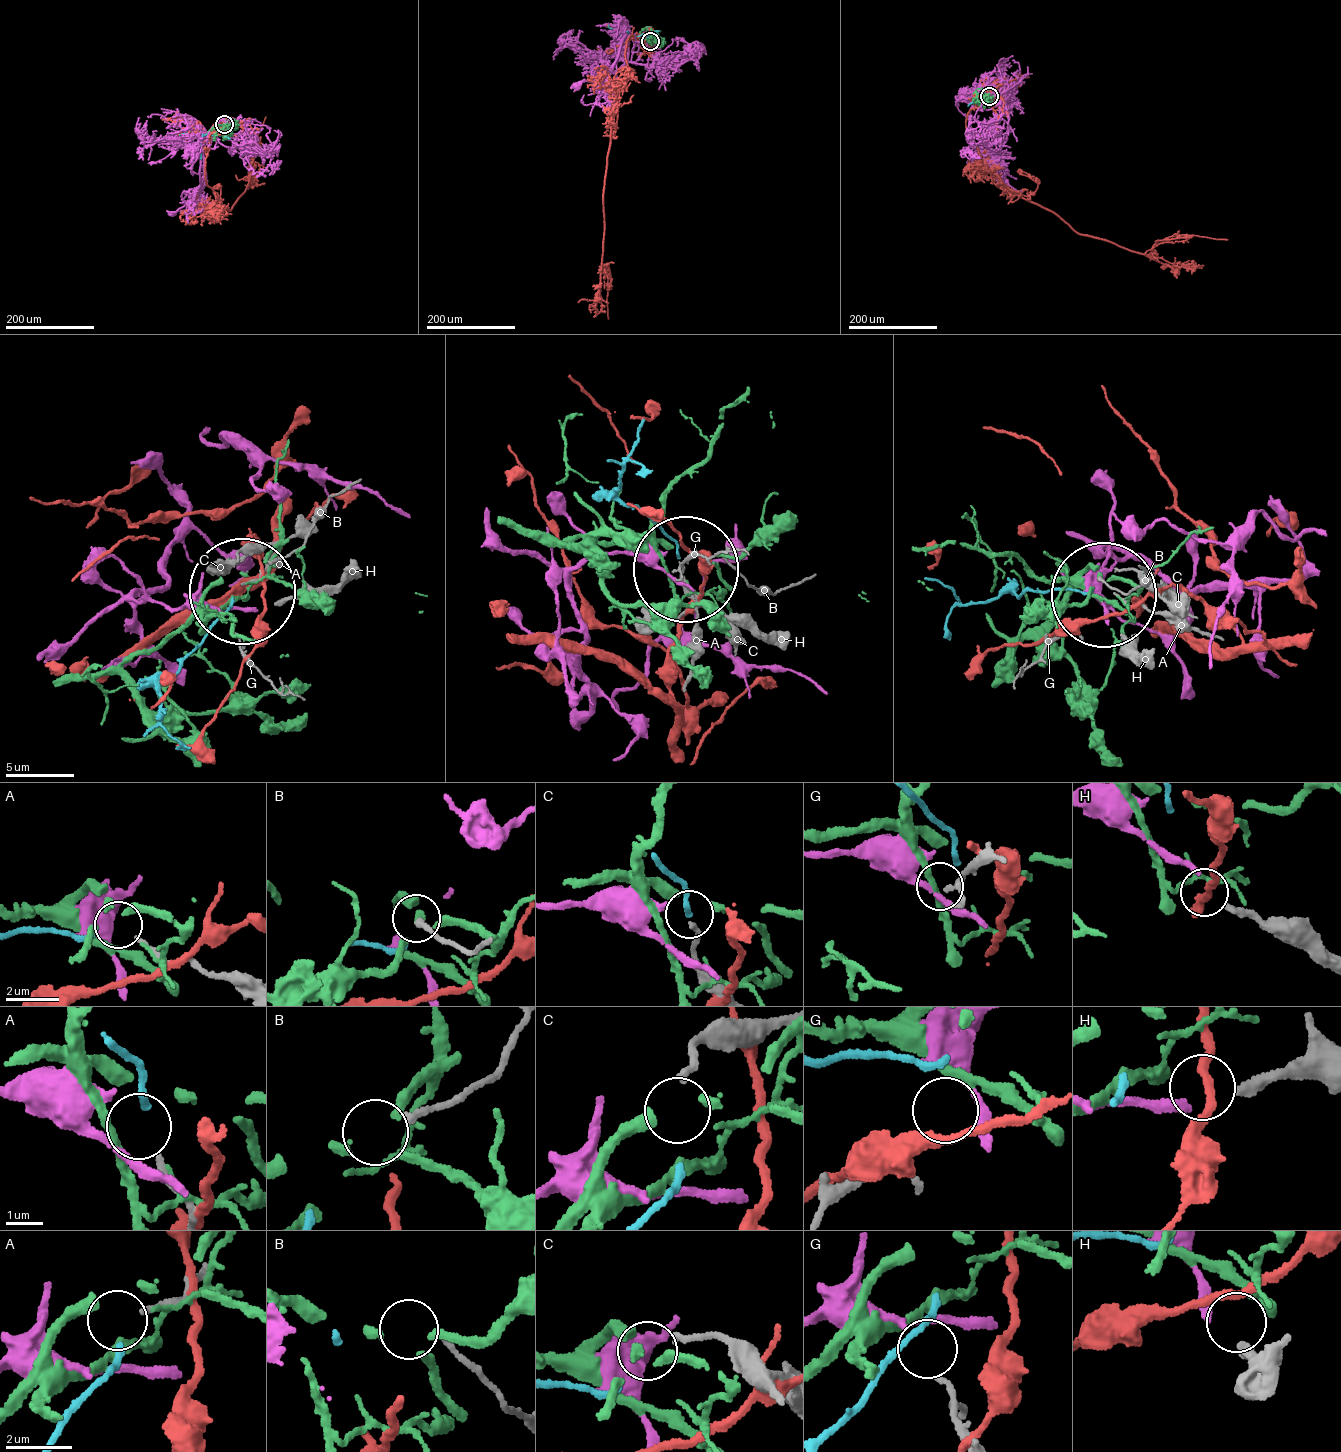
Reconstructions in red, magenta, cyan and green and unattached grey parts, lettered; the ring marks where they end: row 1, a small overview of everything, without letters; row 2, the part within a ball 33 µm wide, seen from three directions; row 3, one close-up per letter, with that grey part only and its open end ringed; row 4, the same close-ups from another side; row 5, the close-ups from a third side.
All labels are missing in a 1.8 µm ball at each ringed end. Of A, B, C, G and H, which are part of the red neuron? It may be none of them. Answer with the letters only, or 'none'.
none

